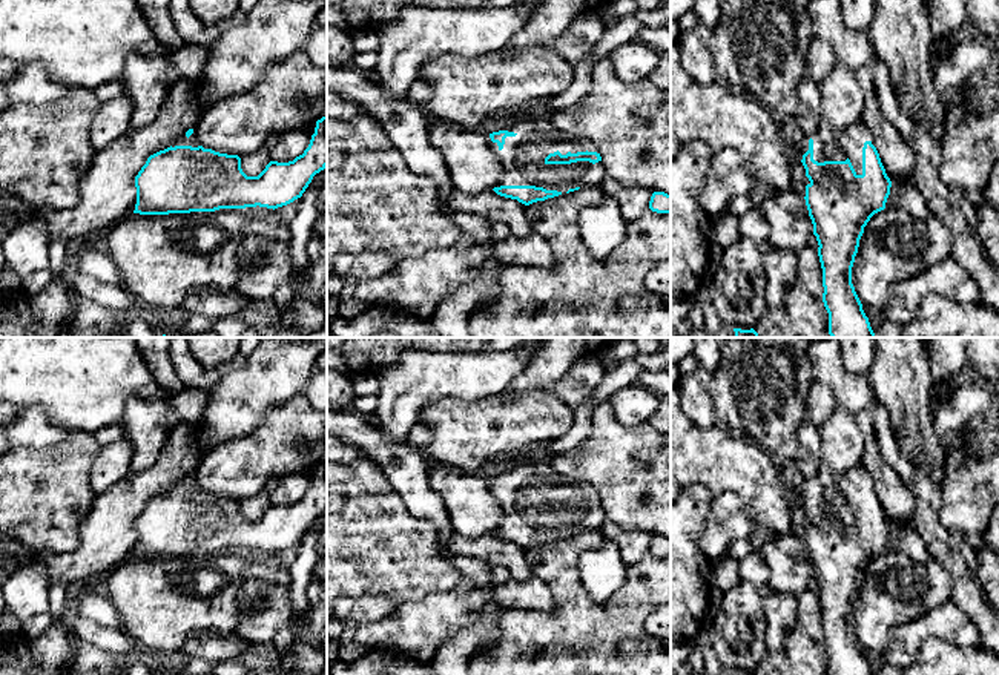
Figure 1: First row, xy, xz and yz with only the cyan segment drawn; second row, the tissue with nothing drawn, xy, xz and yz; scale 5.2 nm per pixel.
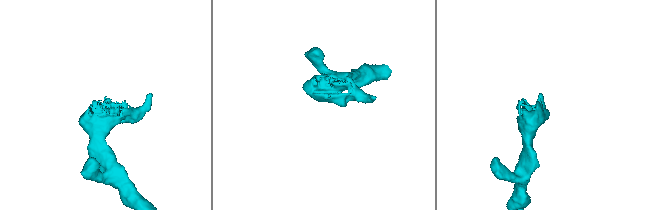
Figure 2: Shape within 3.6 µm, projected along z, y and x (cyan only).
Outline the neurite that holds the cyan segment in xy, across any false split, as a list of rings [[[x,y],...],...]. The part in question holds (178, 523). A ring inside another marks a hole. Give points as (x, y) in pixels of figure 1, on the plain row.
[[[327,459],[316,465],[315,477],[302,499],[288,506],[270,505],[258,520],[247,520],[238,499],[204,492],[189,472],[170,491],[150,499],[135,520],[137,548],[134,557],[169,558],[215,555],[219,552],[278,552],[301,542],[313,520],[327,511]]]

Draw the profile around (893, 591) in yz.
[[[899,551],[875,557],[859,583],[852,627],[864,649],[879,654],[889,634],[951,598],[953,578],[933,558],[915,563]]]

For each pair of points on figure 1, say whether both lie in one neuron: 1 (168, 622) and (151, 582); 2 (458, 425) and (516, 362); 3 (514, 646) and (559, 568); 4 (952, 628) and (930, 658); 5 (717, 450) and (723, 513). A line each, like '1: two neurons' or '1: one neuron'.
1: one neuron
2: two neurons
3: one neuron
4: two neurons
5: two neurons

